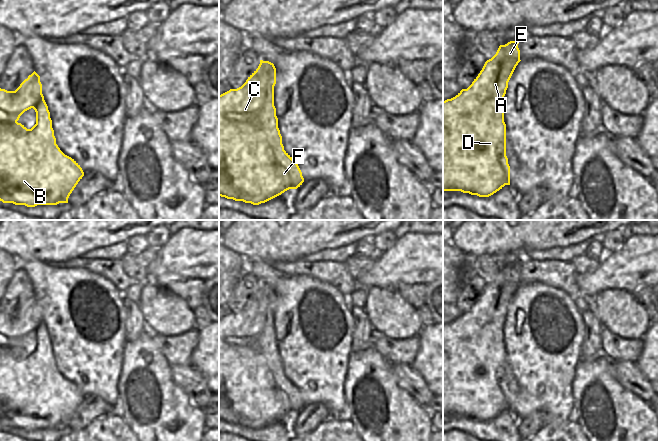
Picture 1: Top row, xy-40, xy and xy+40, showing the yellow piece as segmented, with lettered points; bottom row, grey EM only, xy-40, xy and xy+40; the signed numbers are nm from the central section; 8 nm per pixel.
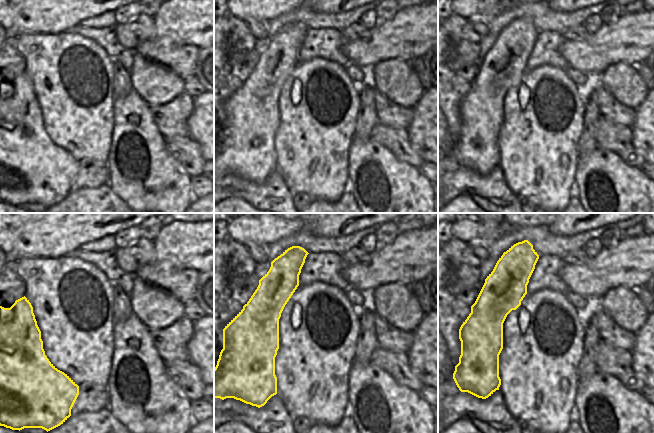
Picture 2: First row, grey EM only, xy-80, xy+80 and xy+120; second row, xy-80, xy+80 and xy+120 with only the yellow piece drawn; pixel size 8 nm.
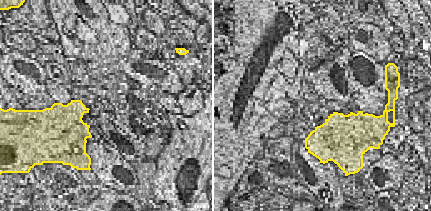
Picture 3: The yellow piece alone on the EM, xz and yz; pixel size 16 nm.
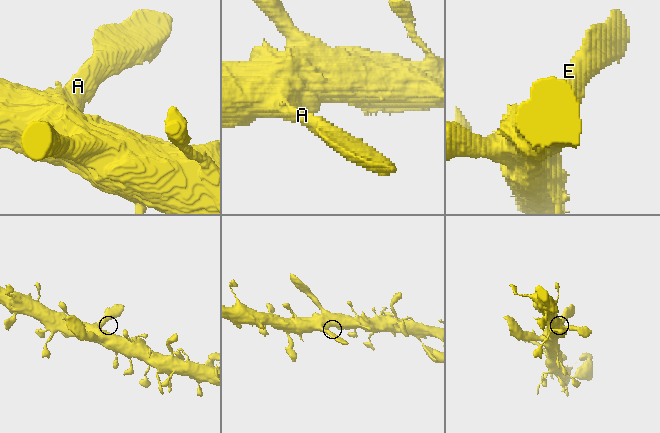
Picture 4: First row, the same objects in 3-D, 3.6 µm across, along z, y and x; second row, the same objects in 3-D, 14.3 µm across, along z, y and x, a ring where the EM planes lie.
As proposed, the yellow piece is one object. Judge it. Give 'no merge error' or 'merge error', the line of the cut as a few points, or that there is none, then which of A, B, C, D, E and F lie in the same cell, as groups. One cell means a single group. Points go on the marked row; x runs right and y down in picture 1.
no merge error; no cut; A B C D E F

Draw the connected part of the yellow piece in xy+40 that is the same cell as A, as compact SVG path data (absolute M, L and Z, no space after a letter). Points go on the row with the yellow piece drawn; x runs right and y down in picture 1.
M515 40L515 41L510 41L505 45L500 45L496 54L491 59L489 59L485 62L482 70L480 71L478 76L474 79L472 84L467 89L462 89L455 97L443 101L443 191L461 191L463 193L469 193L471 195L477 195L479 197L489 197L489 196L493 195L494 193L496 193L497 191L499 191L500 189L502 189L505 185L510 185L510 166L508 164L508 158L506 156L506 124L504 122L504 96L505 96L506 90L508 88L508 82L509 82L516 66L521 61L520 60L520 50L518 48L518 44L519 44L519 40Z

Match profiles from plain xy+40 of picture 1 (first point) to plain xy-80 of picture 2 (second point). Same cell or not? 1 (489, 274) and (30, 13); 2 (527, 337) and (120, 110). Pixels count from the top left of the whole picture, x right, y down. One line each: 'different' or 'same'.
1: different
2: different

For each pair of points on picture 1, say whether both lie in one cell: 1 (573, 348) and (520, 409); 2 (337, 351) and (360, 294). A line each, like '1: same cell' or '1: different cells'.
1: same cell
2: different cells

